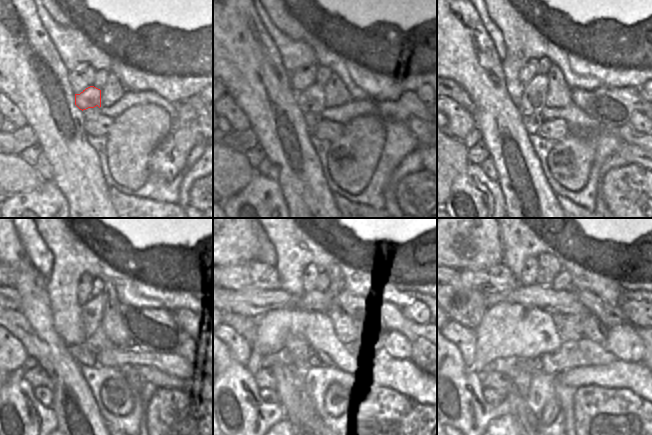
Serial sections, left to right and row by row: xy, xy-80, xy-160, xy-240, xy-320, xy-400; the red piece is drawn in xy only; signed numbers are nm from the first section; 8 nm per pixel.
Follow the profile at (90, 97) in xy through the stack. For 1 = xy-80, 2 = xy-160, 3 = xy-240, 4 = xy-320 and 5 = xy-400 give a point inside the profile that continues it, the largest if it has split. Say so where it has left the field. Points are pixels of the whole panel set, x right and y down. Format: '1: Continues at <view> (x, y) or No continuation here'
1: Continues at xy-80 (312, 99)
2: Continues at xy-160 (534, 97)
3: Continues at xy-240 (92, 312)
4: Continues at xy-320 (335, 287)
5: Continues at xy-400 (562, 281)

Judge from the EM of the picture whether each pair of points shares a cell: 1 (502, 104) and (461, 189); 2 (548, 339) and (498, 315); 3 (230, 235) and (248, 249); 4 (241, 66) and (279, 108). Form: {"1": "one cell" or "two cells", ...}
{"1": "two cells", "2": "one cell", "3": "one cell", "4": "one cell"}

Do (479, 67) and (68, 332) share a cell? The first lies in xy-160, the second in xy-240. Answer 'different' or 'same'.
different

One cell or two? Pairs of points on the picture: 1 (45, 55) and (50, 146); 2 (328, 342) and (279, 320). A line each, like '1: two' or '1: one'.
1: one
2: one

